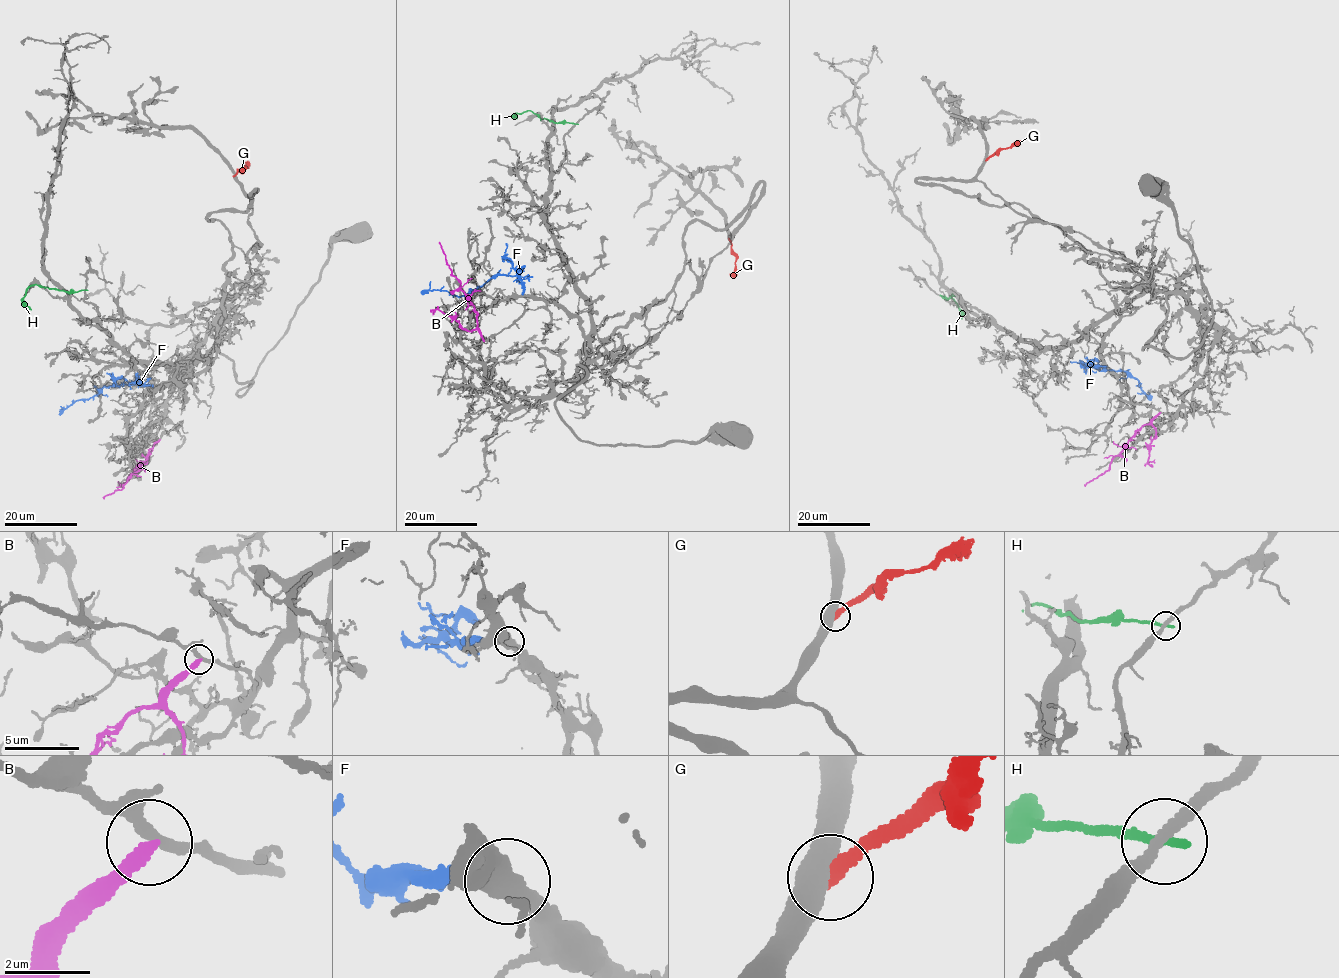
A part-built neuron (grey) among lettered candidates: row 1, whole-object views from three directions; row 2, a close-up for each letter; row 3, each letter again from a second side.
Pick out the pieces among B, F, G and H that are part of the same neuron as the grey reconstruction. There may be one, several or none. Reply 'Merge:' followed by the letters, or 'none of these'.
Merge: F

